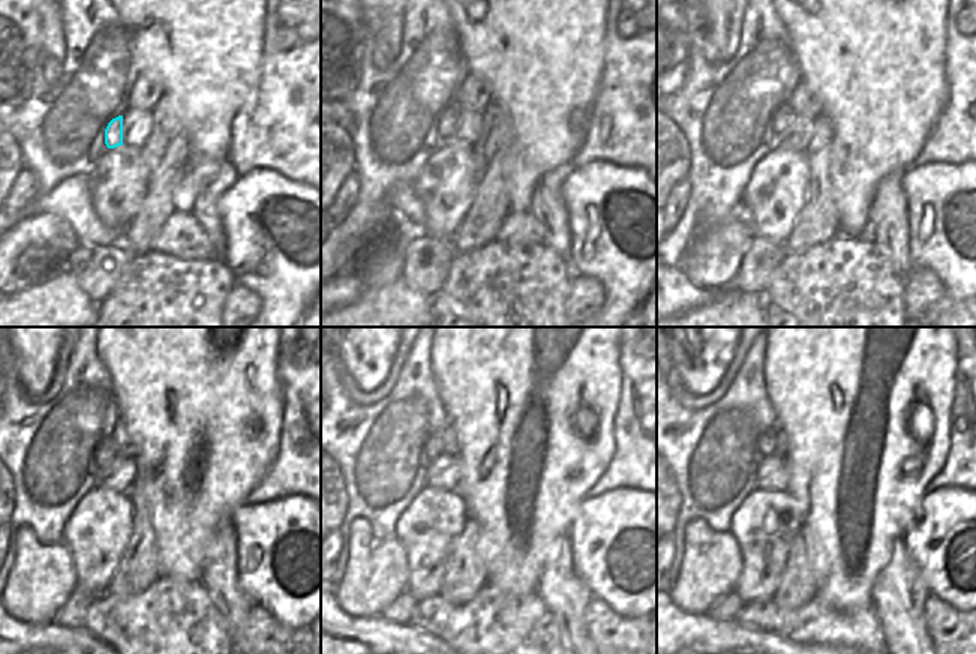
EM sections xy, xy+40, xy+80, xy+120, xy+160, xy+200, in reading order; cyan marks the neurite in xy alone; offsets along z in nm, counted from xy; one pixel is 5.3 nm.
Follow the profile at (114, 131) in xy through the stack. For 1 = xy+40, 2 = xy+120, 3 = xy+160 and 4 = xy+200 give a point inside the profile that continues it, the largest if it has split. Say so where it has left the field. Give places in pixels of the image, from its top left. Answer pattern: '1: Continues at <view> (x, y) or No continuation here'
1: Continues at xy+40 (447, 123)
2: Continues at xy+120 (105, 456)
3: Continues at xy+160 (434, 447)
4: Continues at xy+200 (766, 441)

